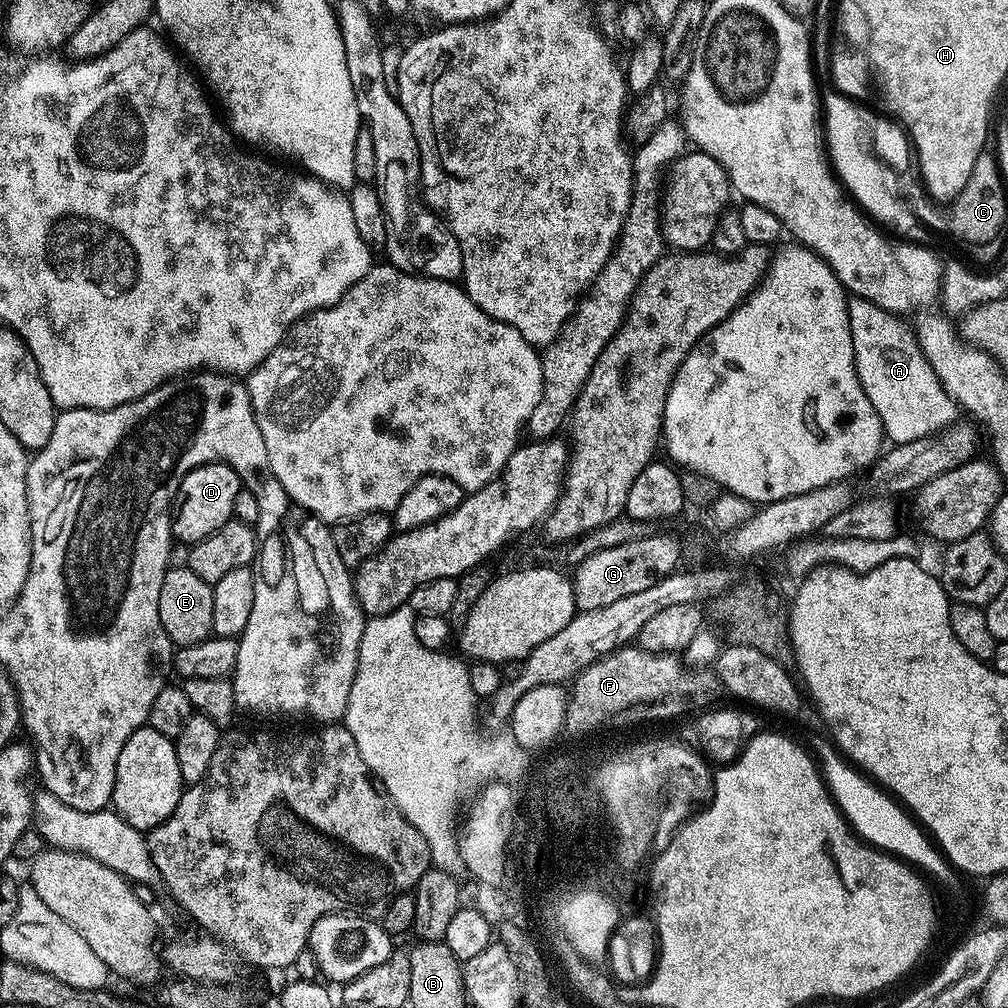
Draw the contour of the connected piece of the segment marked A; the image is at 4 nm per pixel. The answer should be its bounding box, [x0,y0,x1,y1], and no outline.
[848,296,958,444]

